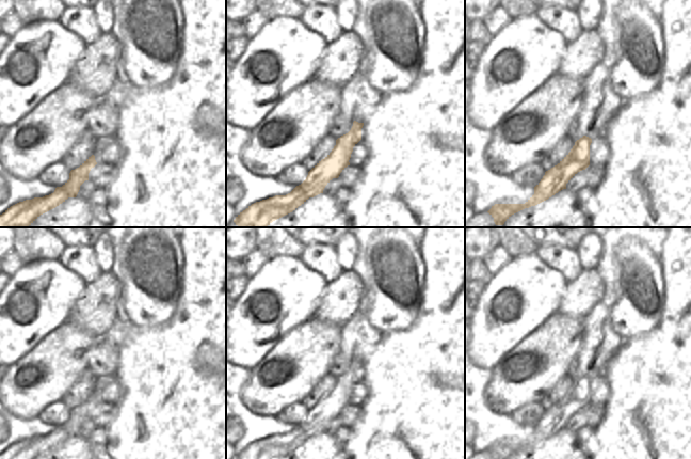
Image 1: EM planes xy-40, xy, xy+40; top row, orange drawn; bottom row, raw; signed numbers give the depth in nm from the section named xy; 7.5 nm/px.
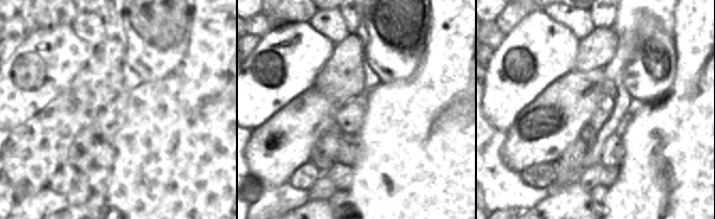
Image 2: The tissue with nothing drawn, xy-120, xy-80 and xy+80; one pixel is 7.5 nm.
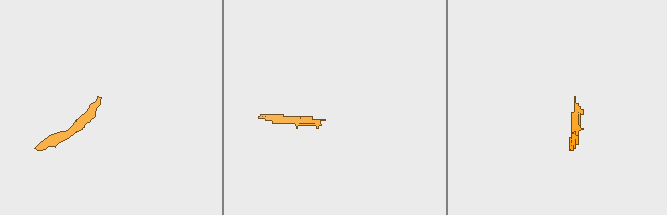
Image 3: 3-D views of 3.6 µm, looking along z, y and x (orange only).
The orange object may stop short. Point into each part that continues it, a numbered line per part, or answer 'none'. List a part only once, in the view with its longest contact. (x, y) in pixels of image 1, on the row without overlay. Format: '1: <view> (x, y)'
1: xy (358, 338)

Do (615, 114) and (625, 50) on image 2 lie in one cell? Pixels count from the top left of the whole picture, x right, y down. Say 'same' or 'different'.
same

